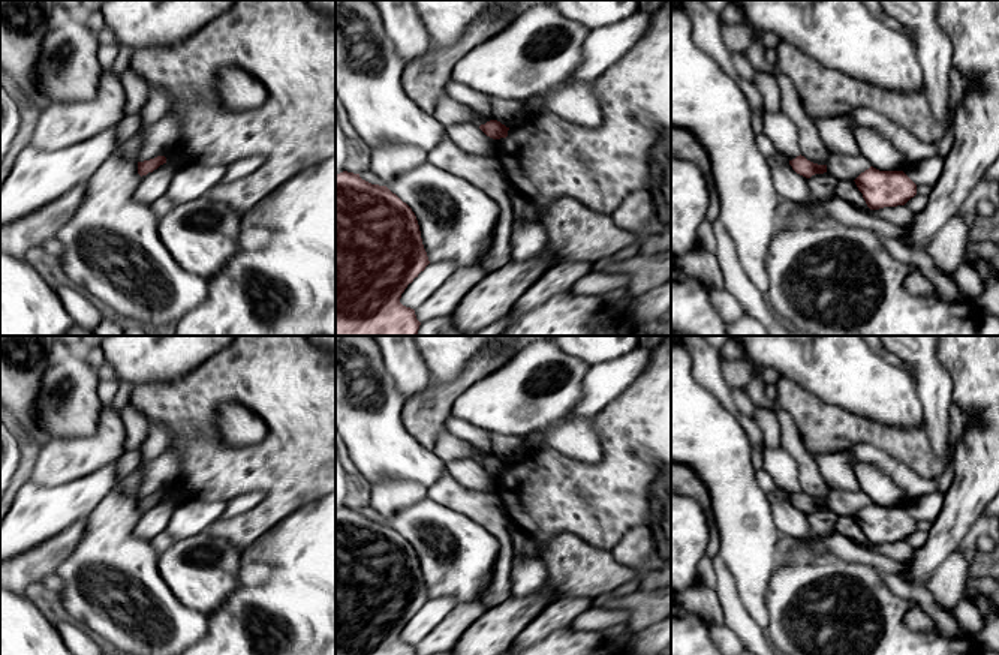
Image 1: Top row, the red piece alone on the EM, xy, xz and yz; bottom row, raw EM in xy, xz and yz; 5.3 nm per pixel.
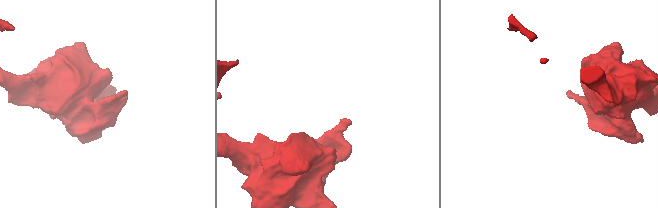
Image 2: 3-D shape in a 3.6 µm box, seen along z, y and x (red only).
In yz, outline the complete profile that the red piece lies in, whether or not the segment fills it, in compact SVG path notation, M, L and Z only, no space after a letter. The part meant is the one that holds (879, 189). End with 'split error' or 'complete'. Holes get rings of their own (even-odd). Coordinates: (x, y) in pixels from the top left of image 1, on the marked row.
M870 166L854 181L870 210L905 205L917 195L917 184L903 171L879 171Z | complete

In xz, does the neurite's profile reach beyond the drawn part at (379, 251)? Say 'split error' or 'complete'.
complete

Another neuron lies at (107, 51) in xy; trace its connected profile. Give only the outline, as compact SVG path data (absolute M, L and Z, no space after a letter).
M114 43L99 45L99 63L103 67L103 70L112 67L118 52L120 52L120 45L114 45Z

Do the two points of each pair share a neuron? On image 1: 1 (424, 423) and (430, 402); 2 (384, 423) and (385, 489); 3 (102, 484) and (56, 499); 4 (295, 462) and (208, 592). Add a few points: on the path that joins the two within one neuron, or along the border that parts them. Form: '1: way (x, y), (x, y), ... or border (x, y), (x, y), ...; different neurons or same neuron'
1: way (424, 418), (430, 406); same neuron
2: border (420, 483), (379, 478), (372, 486); different neurons
3: way (90, 489), (78, 499), (68, 499); same neuron
4: border (207, 531), (228, 540), (240, 550); different neurons

